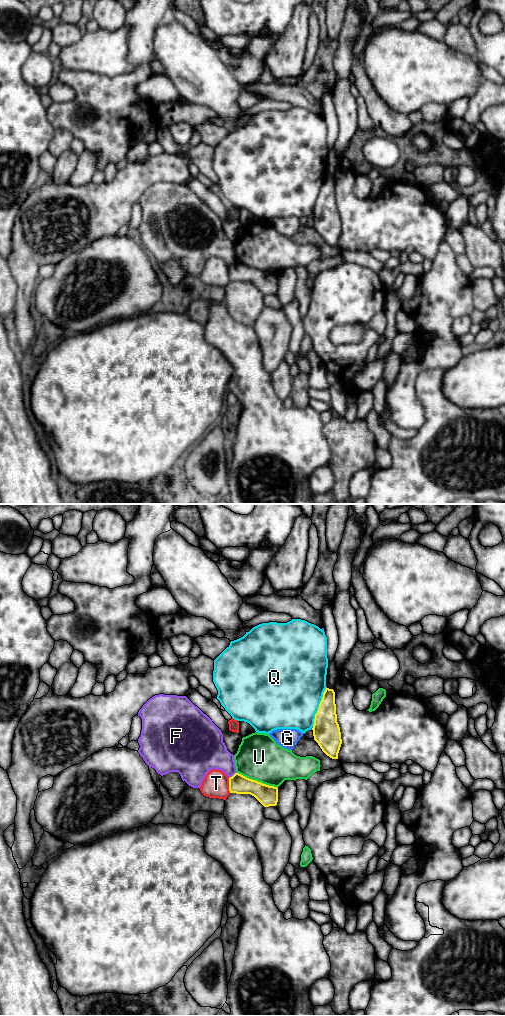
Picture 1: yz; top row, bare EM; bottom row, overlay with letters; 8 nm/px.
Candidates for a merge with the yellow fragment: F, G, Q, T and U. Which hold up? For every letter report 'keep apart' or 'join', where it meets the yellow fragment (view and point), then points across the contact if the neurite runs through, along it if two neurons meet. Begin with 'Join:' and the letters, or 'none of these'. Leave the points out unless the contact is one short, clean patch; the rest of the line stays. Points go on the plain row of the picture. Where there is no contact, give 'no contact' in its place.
Join: none of these
F: keep apart; meets yellow in yz at (233, 263)
G: keep apart; meets yellow in yz at (312, 216); border along yz (313, 215), (311, 217)
Q: keep apart; meets yellow in yz at (319, 195); border along yz (326, 175), (312, 214)
T: keep apart; meets yellow in yz at (229, 273)
U: keep apart; meets yellow in yz at (257, 269)

